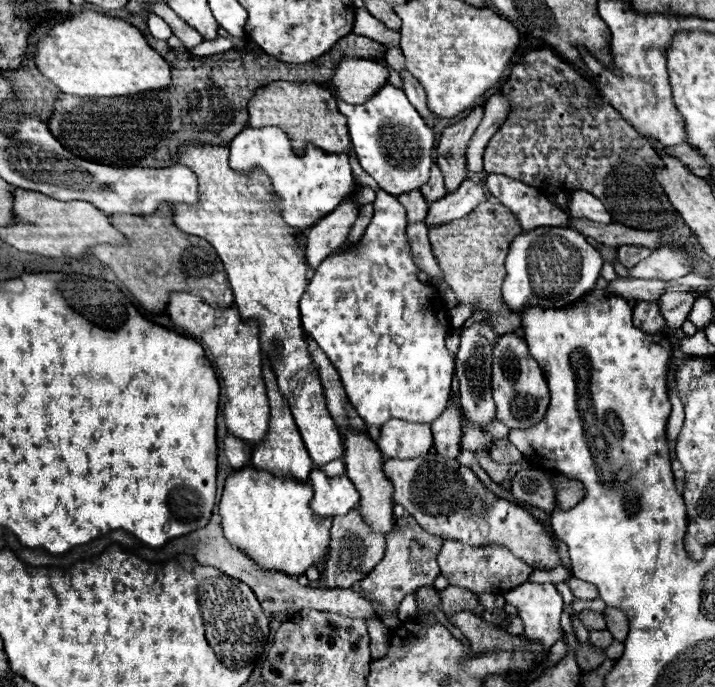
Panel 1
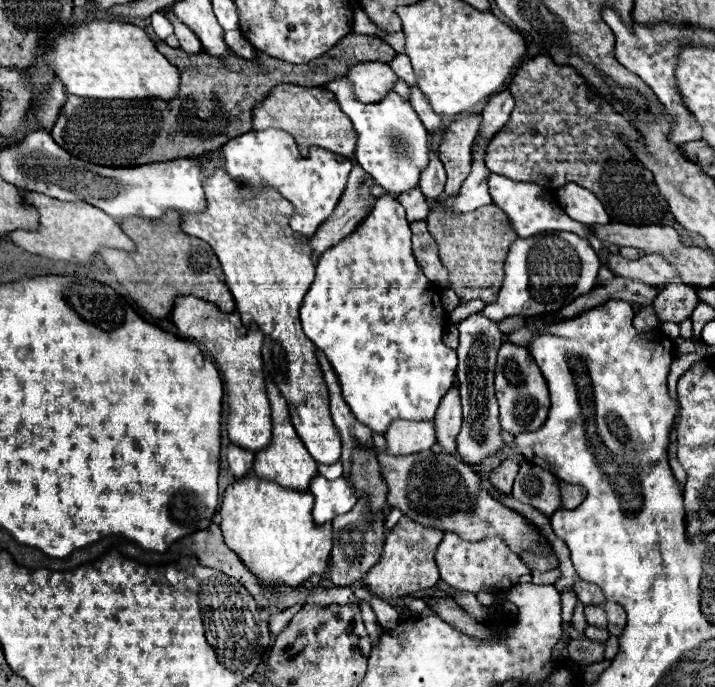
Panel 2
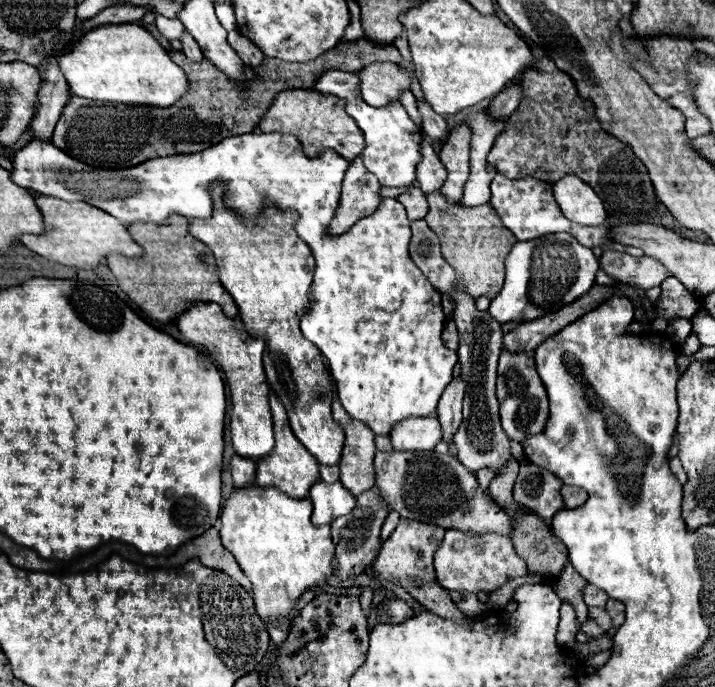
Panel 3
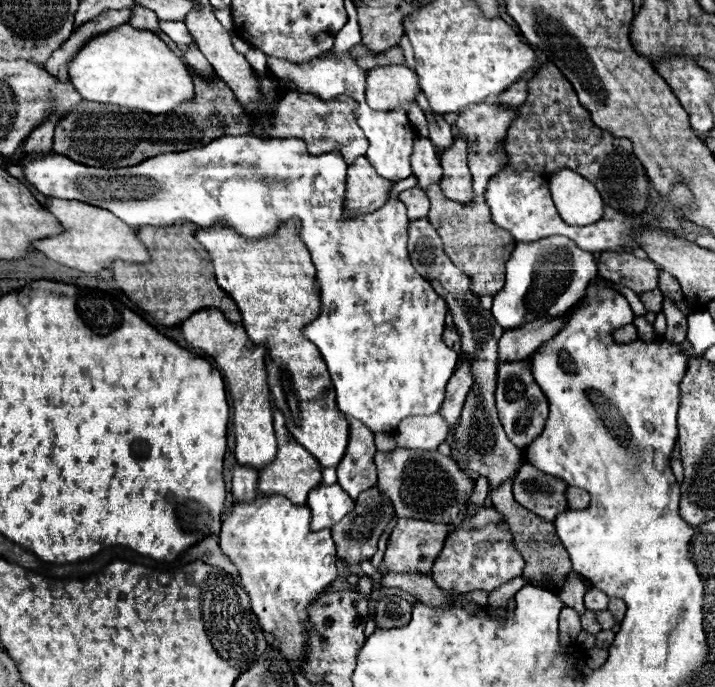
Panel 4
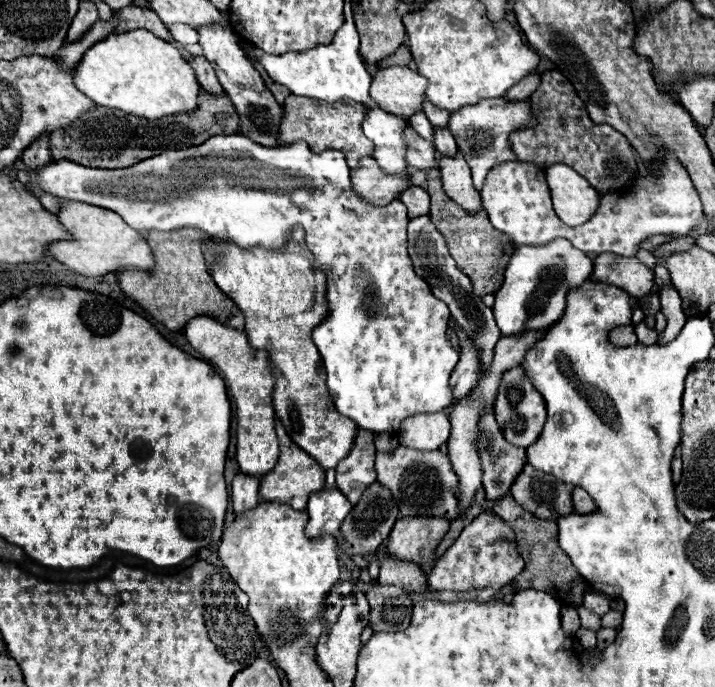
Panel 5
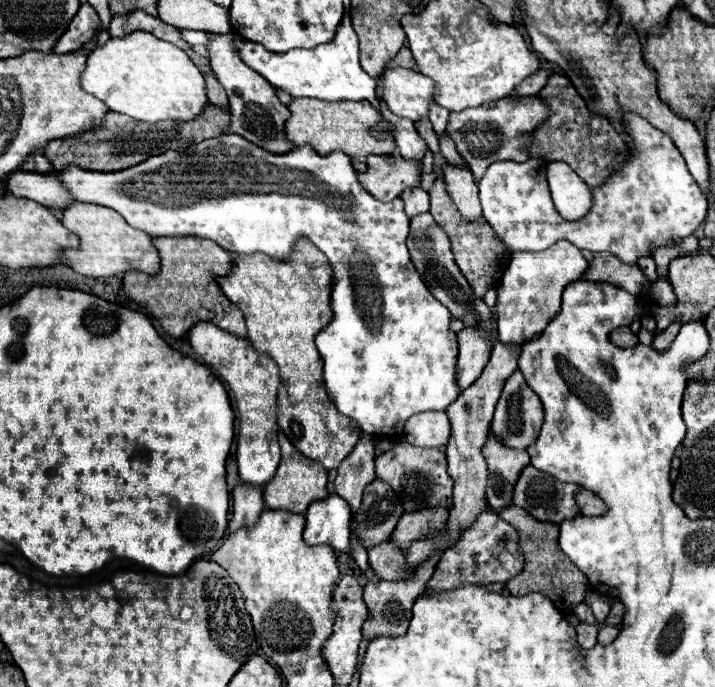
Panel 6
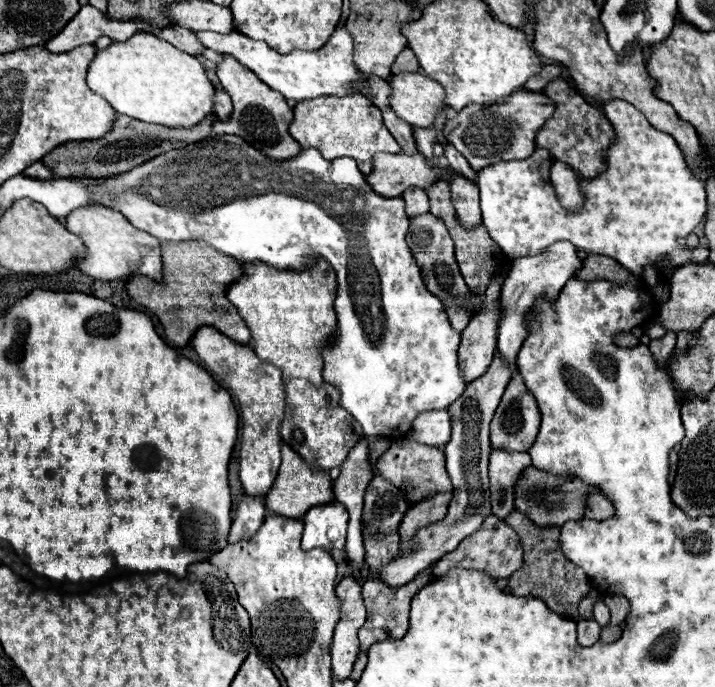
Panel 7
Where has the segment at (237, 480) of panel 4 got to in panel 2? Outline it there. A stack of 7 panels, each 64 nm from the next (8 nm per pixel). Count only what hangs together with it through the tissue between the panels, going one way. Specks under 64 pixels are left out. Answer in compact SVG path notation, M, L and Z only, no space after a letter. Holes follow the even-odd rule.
M228 446L228 462L230 462L230 470L234 474L236 480L246 478L252 472L252 462L254 462L254 454L248 454L248 450L240 450L238 446Z

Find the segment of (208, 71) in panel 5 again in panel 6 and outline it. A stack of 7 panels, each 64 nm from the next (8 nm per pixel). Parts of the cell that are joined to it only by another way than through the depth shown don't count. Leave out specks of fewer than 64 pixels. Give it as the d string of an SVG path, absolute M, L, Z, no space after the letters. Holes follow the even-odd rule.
M204 72L204 78L206 78L206 88L208 88L208 98L214 106L218 108L228 108L228 96L224 92L224 88L220 86L220 82L214 78L212 72Z

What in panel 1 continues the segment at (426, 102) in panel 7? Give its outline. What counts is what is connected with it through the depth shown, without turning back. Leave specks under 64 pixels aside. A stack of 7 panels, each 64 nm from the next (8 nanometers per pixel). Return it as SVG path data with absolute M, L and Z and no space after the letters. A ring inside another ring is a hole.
M350 58L338 66L328 88L332 88L336 98L342 98L344 102L362 104L388 84L388 76L388 68L378 62L360 62L358 58Z

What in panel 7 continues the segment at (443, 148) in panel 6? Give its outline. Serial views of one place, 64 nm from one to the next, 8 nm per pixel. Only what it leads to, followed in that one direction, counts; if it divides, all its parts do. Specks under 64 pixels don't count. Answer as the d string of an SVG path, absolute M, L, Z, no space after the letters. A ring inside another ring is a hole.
M450 144L444 146L444 156L448 158L448 162L450 162L450 166L452 166L452 170L456 174L460 174L460 176L476 182L476 172L472 170L472 166L466 162L466 158L454 146L450 146Z

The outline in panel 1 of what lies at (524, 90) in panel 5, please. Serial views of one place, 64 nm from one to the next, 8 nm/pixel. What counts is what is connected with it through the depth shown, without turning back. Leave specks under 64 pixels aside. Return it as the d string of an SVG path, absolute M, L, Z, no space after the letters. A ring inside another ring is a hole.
M502 94L490 96L488 102L484 104L484 118L482 118L476 134L472 136L472 142L468 144L468 150L466 150L468 176L472 176L476 172L482 172L482 154L484 154L484 148L488 146L488 142L496 134L496 130L508 118L508 110L510 110L510 102Z

